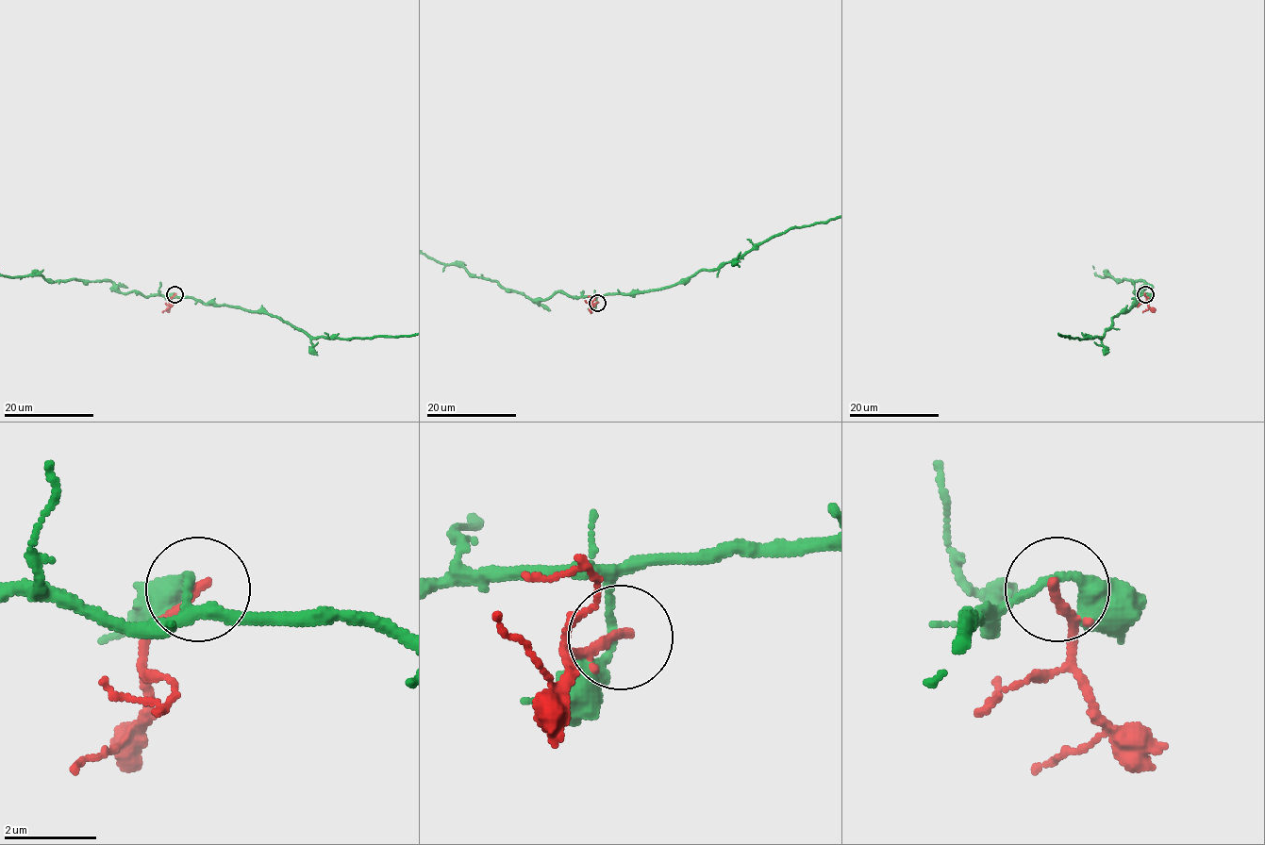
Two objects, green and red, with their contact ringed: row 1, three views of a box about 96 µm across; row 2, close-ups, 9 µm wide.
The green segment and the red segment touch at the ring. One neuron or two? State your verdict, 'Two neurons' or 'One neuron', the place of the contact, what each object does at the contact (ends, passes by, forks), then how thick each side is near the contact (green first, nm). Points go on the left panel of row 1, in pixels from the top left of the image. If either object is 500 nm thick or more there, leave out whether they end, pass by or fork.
Two neurons. Place: (174, 294). At the ring green passes by. At the ring red ends. Thickness 200 nm (green) against 200 nm

